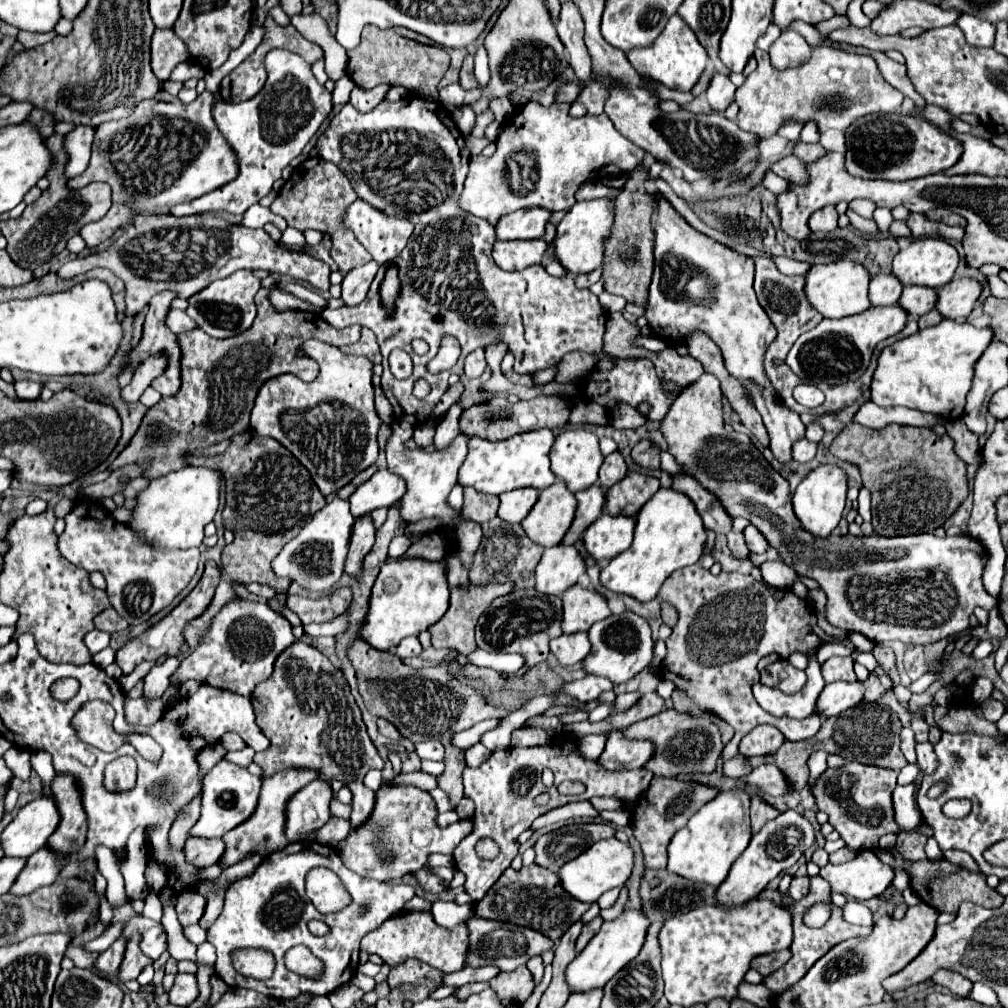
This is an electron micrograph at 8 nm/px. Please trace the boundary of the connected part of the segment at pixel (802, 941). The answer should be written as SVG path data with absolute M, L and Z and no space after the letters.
M820 876L810 877L810 889L808 895L806 895L802 901L798 901L798 903L794 903L794 905L790 907L792 917L794 917L792 959L790 959L782 969L778 969L776 973L772 973L770 977L764 977L764 985L770 987L776 995L780 995L780 991L786 991L790 985L798 983L800 977L804 977L804 975L808 973L808 969L810 969L810 967L812 967L812 965L814 965L814 963L816 963L828 949L832 949L836 943L846 941L846 939L850 939L850 937L856 937L856 935L868 935L868 933L872 931L872 927L858 927L858 925L850 925L850 923L846 923L846 921L842 919L842 909L836 907L834 903L832 903L832 915L830 915L828 923L826 923L824 927L818 927L818 929L812 929L812 931L810 931L810 927L804 923L804 911L808 911L808 908L819 902L819 899L828 897L828 892L830 891L830 885L825 879Z

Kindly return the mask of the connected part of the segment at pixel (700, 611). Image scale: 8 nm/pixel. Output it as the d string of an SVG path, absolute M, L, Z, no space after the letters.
M700 565L674 571L660 589L660 599L670 603L678 611L678 623L666 641L668 655L662 661L660 677L672 681L678 689L684 689L690 699L700 707L714 711L726 723L734 727L734 743L724 747L724 759L732 759L738 753L740 739L756 725L774 725L788 741L810 739L818 733L822 717L818 713L808 719L794 721L788 717L768 715L758 707L752 697L752 685L758 683L756 665L762 657L778 653L780 659L788 659L792 653L812 655L824 643L842 643L848 649L856 649L850 639L836 639L826 635L818 623L814 607L796 597L790 589L782 589L784 597L774 599L772 589L764 579L758 581L752 575L720 573L714 577Z

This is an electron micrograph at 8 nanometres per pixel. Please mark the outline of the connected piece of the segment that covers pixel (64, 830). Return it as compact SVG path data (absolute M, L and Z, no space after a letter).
M56 775L52 781L52 795L60 809L62 821L60 827L50 835L48 847L64 855L76 855L82 849L88 831L88 819L80 799L80 785L72 779L72 775Z

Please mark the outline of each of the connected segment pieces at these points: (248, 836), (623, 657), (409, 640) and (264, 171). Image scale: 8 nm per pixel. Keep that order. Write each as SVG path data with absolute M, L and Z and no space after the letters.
M288 769L288 771L280 771L276 775L264 777L262 779L262 793L260 793L260 801L258 807L254 811L254 815L240 823L240 827L234 827L232 831L228 831L224 835L226 841L226 853L222 857L222 863L226 865L234 865L238 861L242 861L246 855L254 853L274 853L278 849L284 849L288 845L288 839L284 839L284 811L286 811L286 803L288 799L300 791L300 787L308 785L310 781L318 779L316 771L300 771L300 769Z
M622 613L622 615L610 615L608 619L602 619L600 623L594 623L590 633L590 641L592 641L592 651L588 653L588 657L584 659L584 669L588 673L600 675L600 677L608 677L612 683L622 683L632 679L636 673L640 673L642 669L646 669L652 663L652 631L646 619L642 619L636 613Z
M406 637L398 647L396 647L396 655L400 659L406 659L406 657L418 657L422 653L422 645L418 641L418 637Z
M272 49L266 55L266 71L268 81L258 95L242 103L218 101L212 109L218 129L240 159L238 177L204 197L170 207L172 215L184 217L190 213L206 211L244 213L250 205L258 203L264 195L270 193L272 183L282 177L282 169L302 153L322 121L330 115L332 93L328 93L328 89L316 81L310 65L300 55L286 49Z

